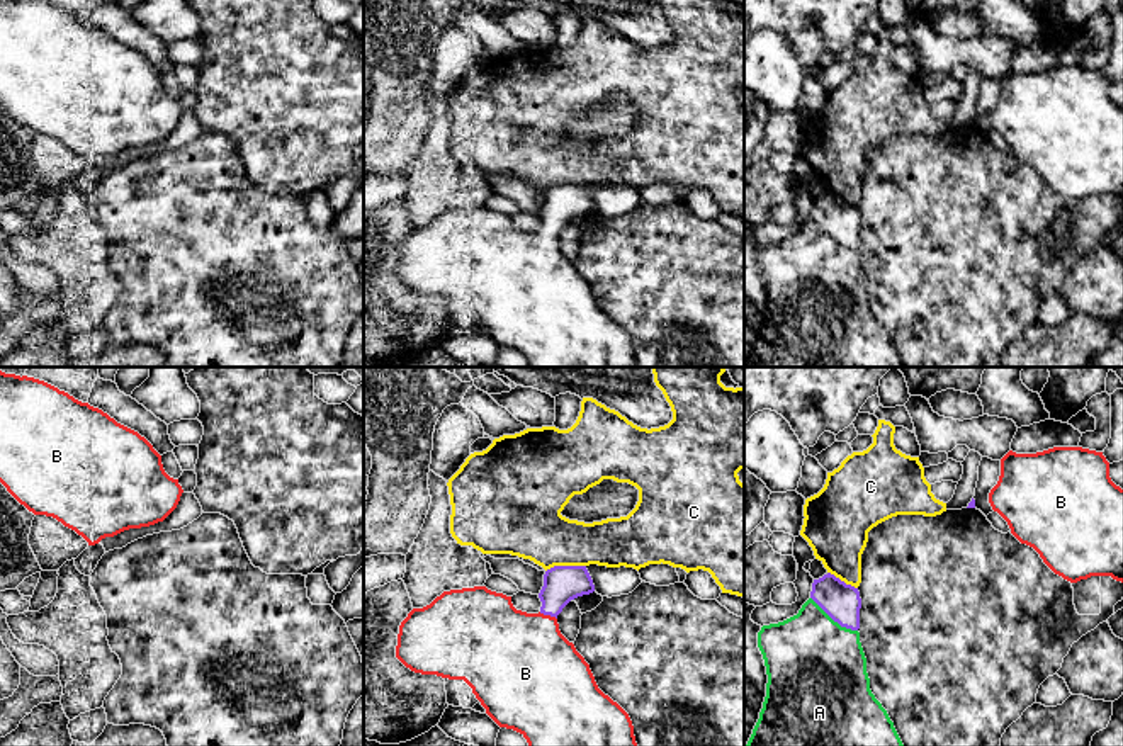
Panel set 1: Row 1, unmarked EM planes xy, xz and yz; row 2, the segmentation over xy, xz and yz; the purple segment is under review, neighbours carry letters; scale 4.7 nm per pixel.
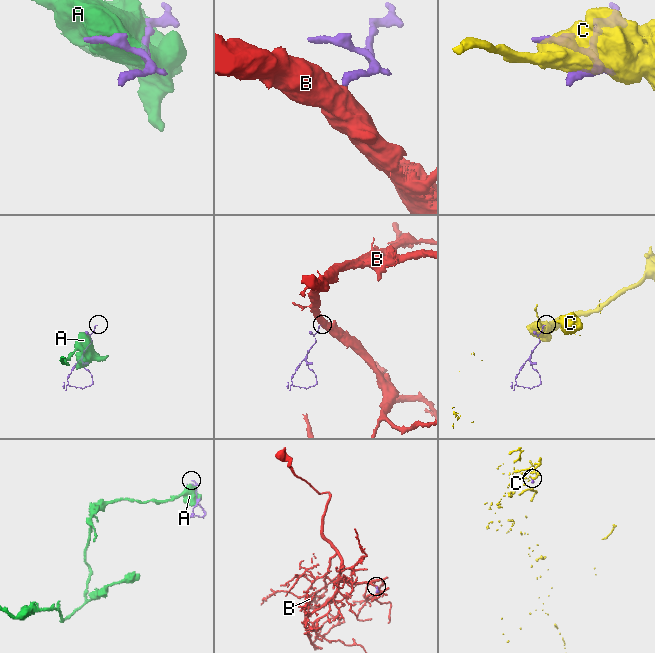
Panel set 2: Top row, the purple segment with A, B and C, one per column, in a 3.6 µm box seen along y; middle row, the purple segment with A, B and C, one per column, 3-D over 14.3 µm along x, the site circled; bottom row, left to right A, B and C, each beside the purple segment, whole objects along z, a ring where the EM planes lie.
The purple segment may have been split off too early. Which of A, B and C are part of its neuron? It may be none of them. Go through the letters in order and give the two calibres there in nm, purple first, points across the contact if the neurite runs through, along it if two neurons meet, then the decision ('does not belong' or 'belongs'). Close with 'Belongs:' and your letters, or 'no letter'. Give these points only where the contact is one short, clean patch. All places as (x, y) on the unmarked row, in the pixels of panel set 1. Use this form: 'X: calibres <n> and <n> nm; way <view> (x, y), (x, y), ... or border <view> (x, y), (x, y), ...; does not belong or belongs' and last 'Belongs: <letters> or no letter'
A: calibres 180 and 460 nm; does not belong
B: calibres 180 and 440 nm; way xz (561, 203), (547, 233), (522, 279); belongs
C: calibres 180 and 300 nm; does not belong
Belongs: B

